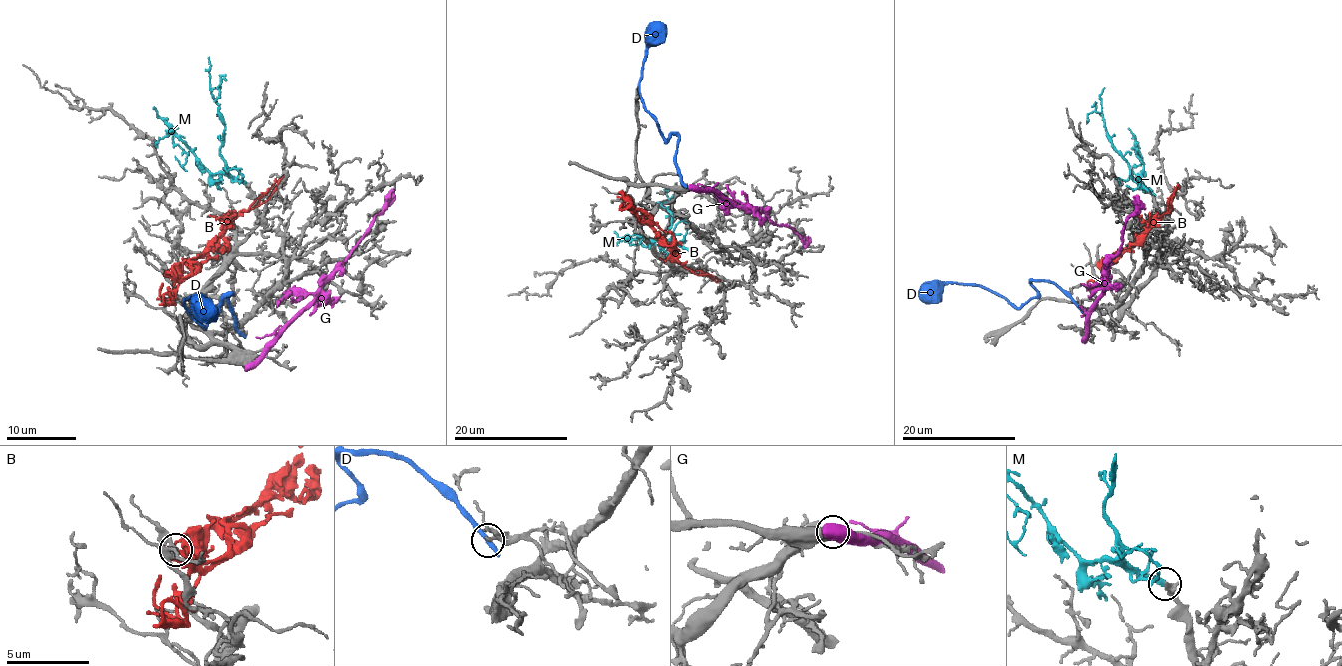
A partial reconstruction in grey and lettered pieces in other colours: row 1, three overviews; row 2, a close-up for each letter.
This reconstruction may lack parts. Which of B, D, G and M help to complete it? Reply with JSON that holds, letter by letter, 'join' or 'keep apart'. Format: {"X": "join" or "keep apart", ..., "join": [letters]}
{"B": "keep apart", "D": "keep apart", "G": "keep apart", "M": "join", "join": ["M"]}

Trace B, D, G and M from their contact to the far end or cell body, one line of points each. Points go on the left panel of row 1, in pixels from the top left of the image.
B: (169, 273), (183, 264), (190, 264), (240, 212), (284, 175)
D: (239, 330), (232, 294), (223, 297), (204, 327), (188, 313), (185, 301), (199, 297), (213, 309), (211, 316)
G: (249, 365), (308, 304), (319, 285), (350, 252), (393, 189)
M: (246, 182), (235, 181), (228, 174), (219, 153), (225, 127), (218, 102), (211, 92), (219, 87), (214, 101)

